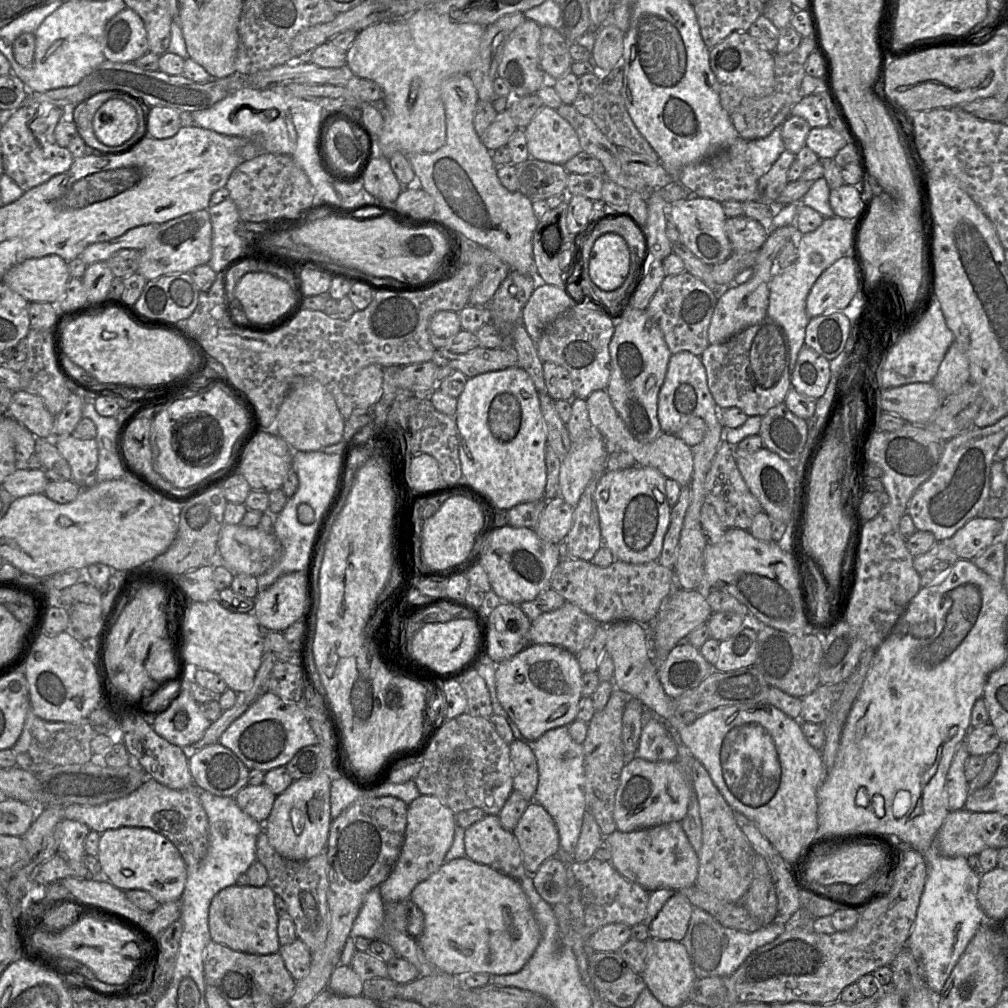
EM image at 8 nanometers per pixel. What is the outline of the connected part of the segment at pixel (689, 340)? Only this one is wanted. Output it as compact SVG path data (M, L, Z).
M684 271L676 275L665 275L646 312L660 327L672 354L688 351L700 357L710 345L708 329L717 302L717 293L702 280Z

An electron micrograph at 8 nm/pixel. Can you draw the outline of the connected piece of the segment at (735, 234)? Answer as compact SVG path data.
M744 215L727 218L725 231L734 252L757 252L769 235L766 224Z

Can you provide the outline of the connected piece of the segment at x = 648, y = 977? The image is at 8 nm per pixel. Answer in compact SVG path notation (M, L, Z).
M649 937L646 941L646 966L641 974L646 986L664 1007L678 1007L689 1001L690 989L697 979L685 946L681 941L659 940Z

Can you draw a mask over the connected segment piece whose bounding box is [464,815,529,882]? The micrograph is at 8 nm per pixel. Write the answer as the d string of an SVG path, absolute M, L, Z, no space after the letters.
M486 815L466 828L464 844L466 857L474 862L487 865L519 882L529 875L516 837L503 827L498 815Z

